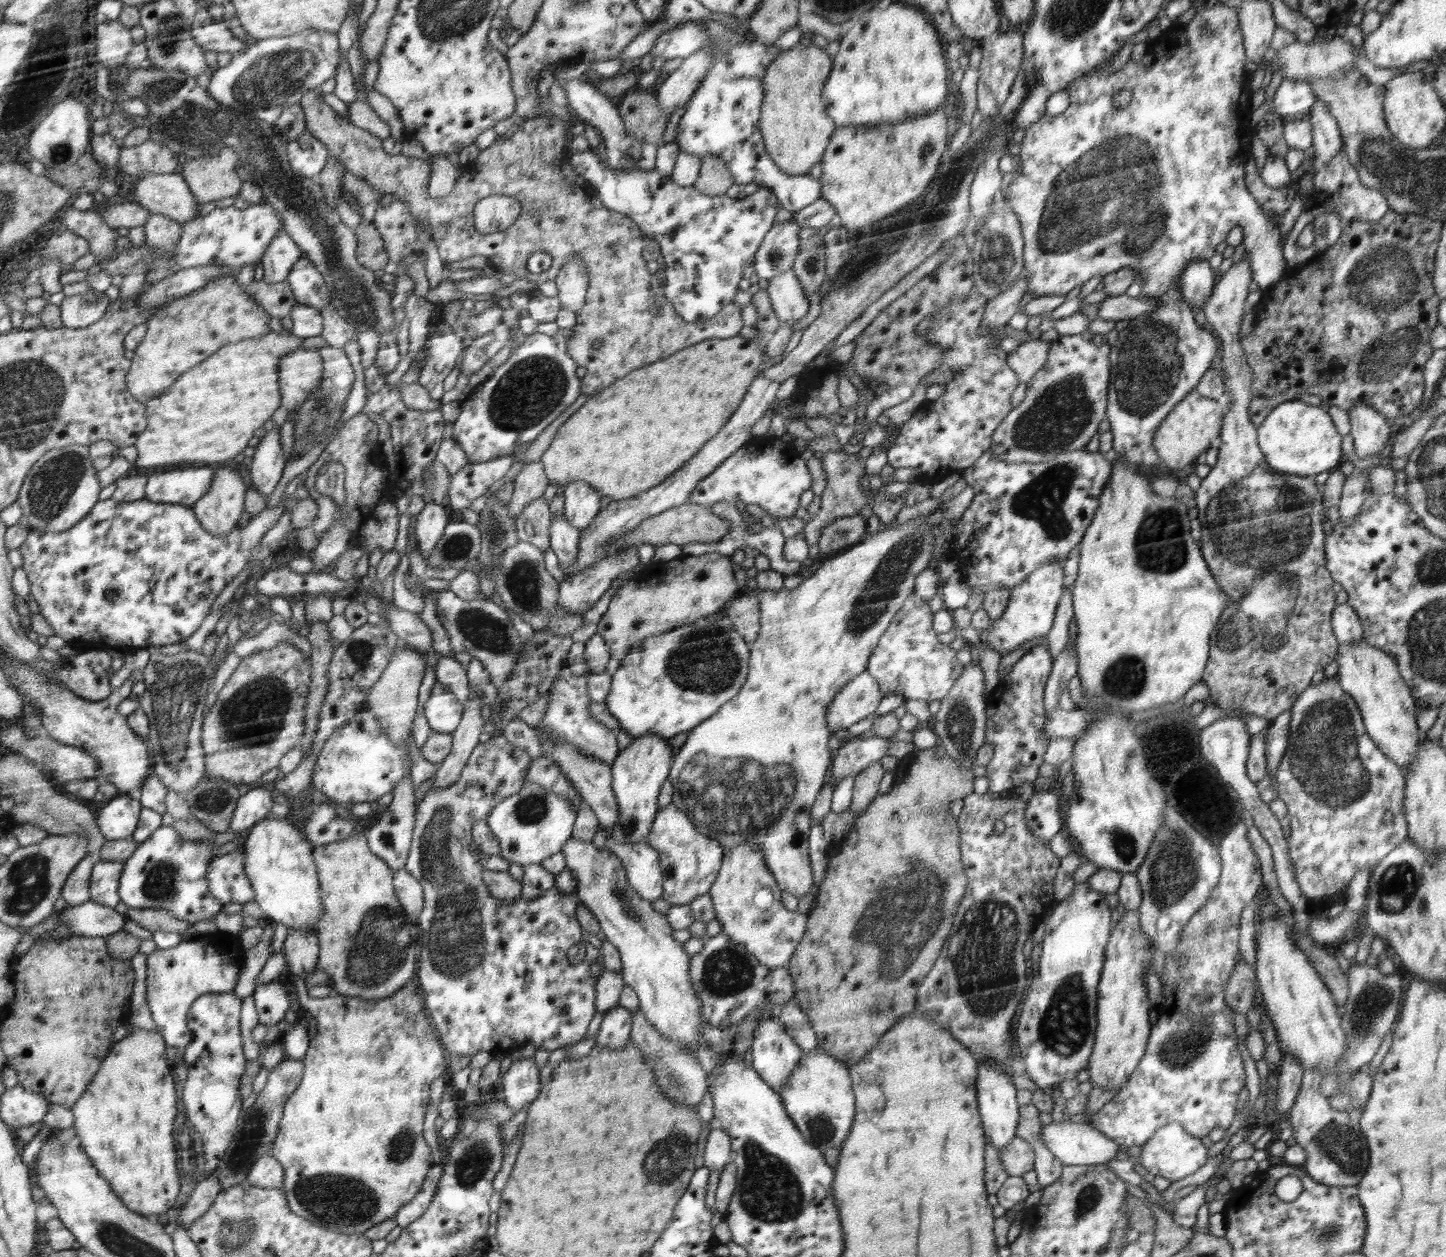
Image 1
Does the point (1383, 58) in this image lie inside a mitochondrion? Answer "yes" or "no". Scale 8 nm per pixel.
no

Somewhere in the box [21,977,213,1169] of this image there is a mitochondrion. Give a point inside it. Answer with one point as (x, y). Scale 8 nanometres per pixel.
(184, 1130)

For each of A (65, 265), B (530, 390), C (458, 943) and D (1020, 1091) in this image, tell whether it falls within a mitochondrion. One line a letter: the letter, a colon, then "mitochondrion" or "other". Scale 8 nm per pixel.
A: other
B: mitochondrion
C: mitochondrion
D: other

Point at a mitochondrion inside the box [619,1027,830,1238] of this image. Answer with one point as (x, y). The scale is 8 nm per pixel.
(771, 1192)

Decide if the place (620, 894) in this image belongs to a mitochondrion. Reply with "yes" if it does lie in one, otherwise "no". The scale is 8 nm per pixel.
yes

